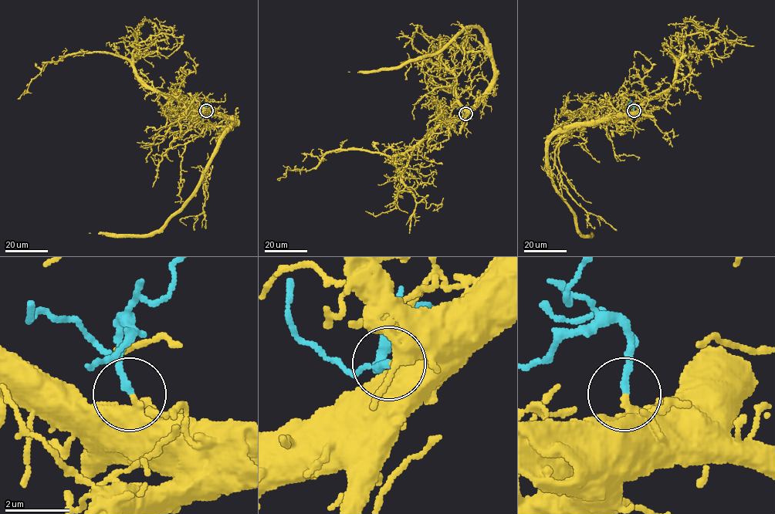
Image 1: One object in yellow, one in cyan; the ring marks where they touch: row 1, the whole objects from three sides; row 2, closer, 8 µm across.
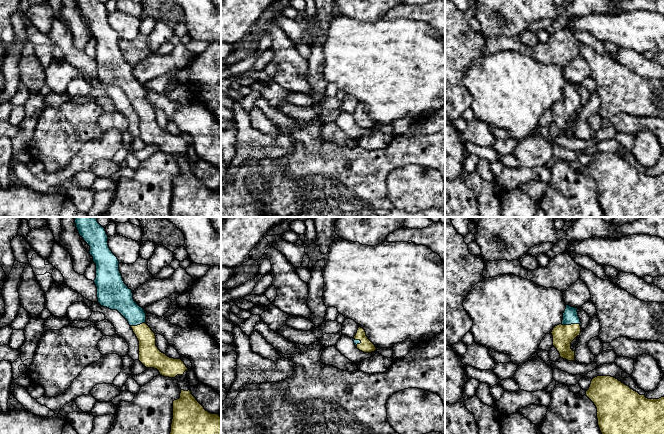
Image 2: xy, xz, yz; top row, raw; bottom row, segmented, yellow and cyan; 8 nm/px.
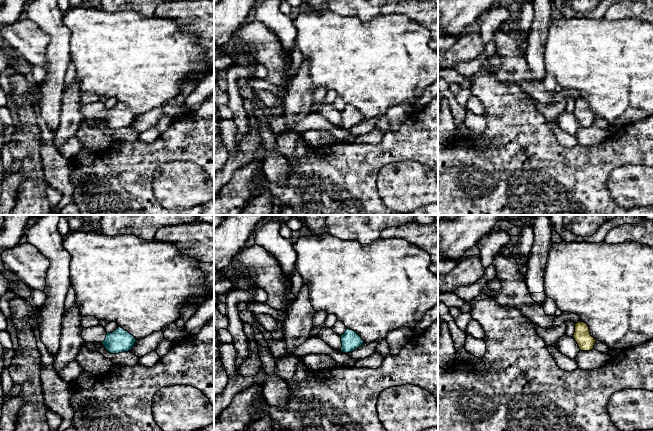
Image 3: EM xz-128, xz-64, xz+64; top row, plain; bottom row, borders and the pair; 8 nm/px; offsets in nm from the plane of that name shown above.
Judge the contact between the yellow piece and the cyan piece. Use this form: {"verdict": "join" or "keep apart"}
{"verdict": "join"}

